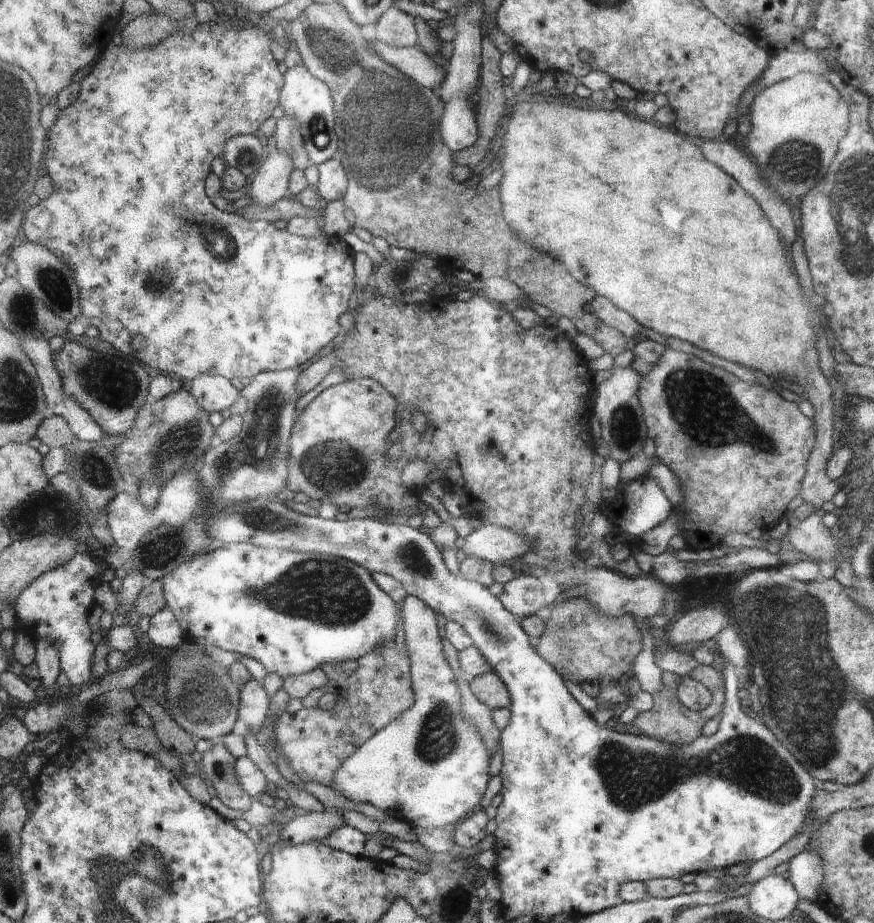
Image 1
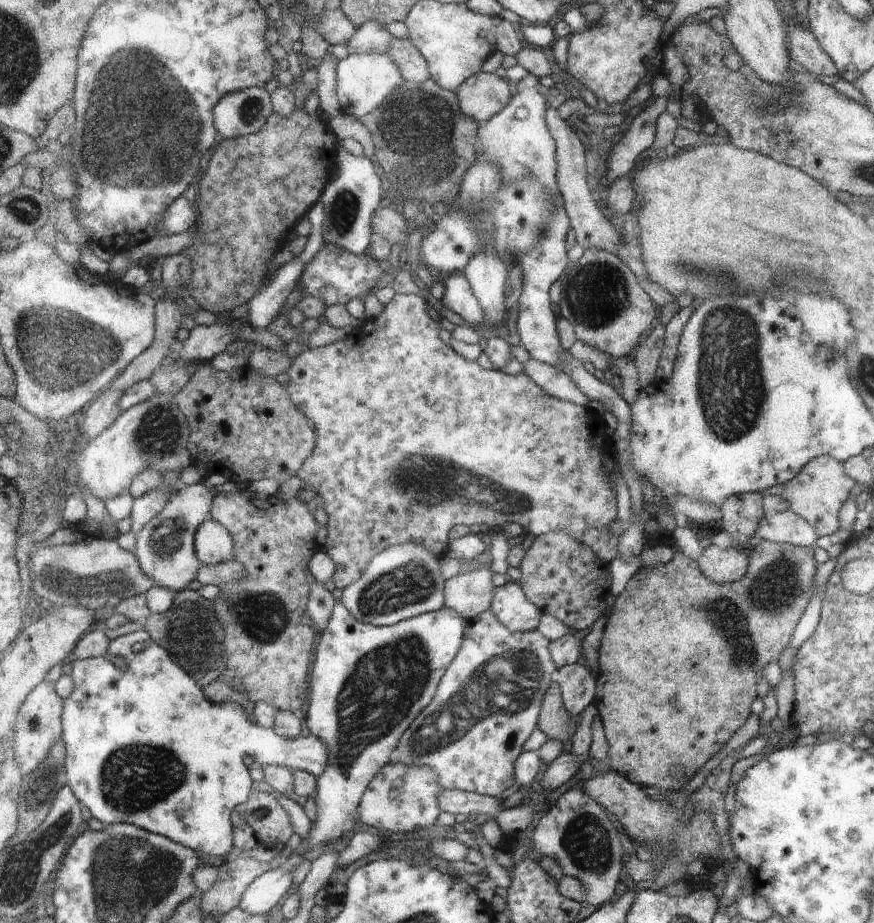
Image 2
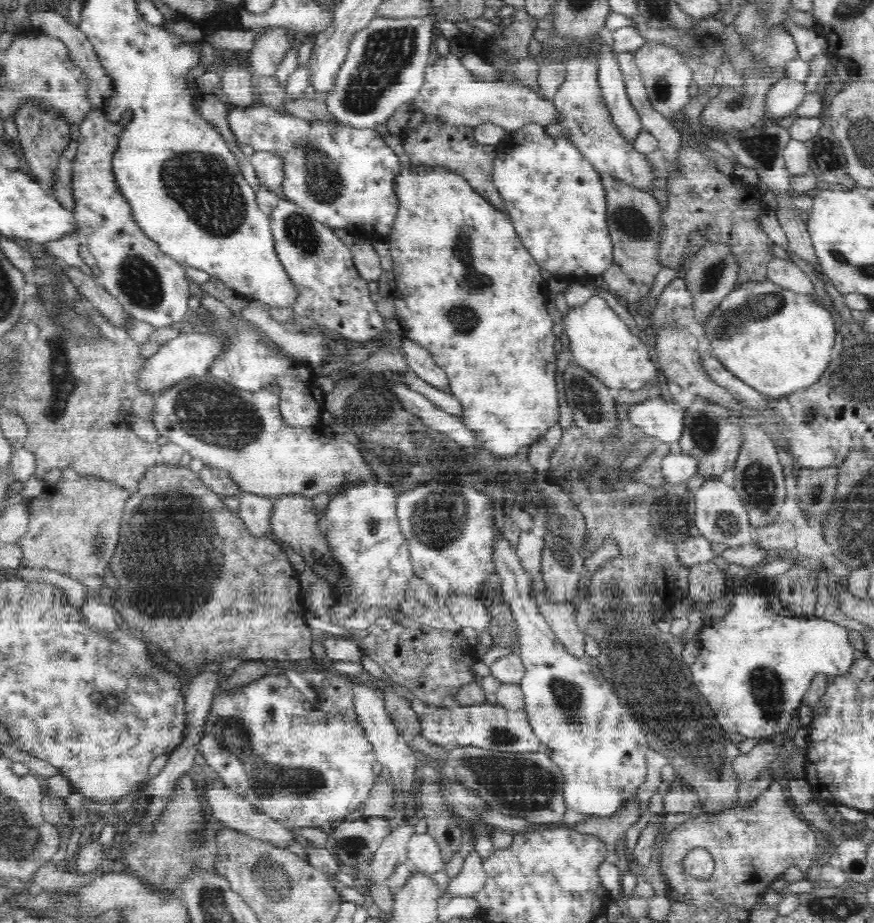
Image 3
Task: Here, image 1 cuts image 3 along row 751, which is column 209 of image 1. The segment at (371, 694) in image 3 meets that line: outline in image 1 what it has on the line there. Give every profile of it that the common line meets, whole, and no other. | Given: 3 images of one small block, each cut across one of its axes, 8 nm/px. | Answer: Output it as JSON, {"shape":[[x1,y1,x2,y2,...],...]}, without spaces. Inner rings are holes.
{"shape":[[205,374,190,382,192,392,199,399,200,406,204,410,212,412,224,412,230,410,241,393,229,378,217,374]]}

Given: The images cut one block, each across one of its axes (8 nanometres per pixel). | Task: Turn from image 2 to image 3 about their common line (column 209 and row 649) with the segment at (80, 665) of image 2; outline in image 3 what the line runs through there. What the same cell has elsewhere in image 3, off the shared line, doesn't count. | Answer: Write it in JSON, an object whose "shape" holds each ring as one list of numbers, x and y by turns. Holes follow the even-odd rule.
{"shape":[[736,567,731,574,724,574,728,614,724,618,704,617,704,625,692,638,700,652,691,671,696,689,716,713,720,726,729,733,742,734,748,740,779,740,796,709,802,704,814,678,844,674,854,662,854,649,848,641,846,629,814,616,787,613,782,601,774,593,752,594,754,586,747,579,748,574]]}

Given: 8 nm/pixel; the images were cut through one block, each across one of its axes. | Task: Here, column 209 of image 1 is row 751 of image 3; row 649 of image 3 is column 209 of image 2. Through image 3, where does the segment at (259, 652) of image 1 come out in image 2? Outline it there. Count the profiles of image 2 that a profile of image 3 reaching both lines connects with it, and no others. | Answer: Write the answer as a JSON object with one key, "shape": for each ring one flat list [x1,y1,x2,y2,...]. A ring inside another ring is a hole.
{"shape":[[214,518,208,519,197,534,197,551,200,560,208,566,236,561,235,538,231,530]]}

